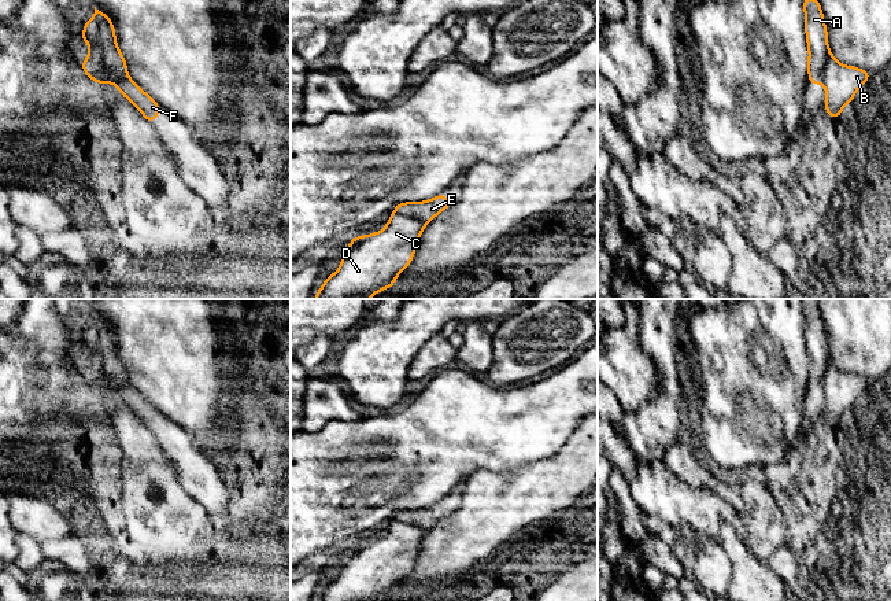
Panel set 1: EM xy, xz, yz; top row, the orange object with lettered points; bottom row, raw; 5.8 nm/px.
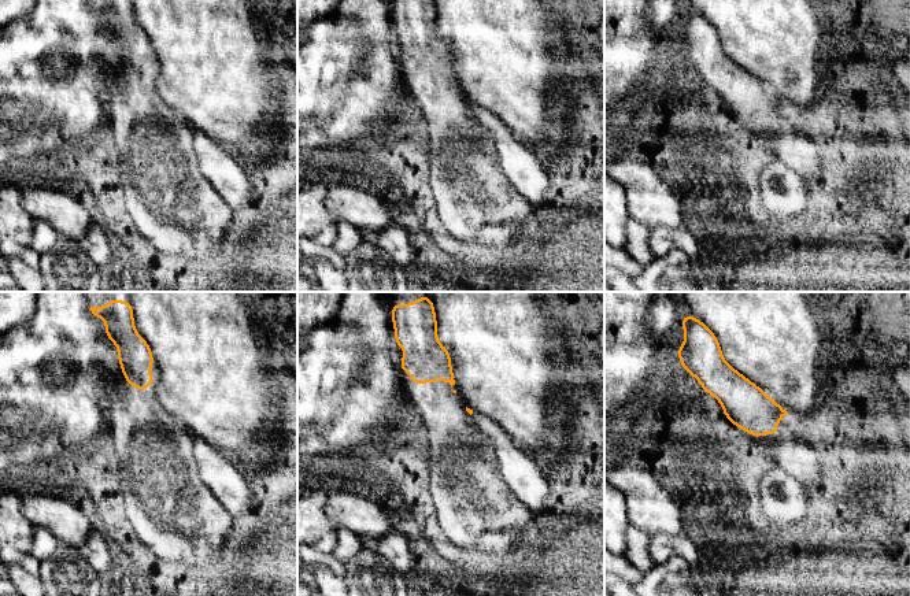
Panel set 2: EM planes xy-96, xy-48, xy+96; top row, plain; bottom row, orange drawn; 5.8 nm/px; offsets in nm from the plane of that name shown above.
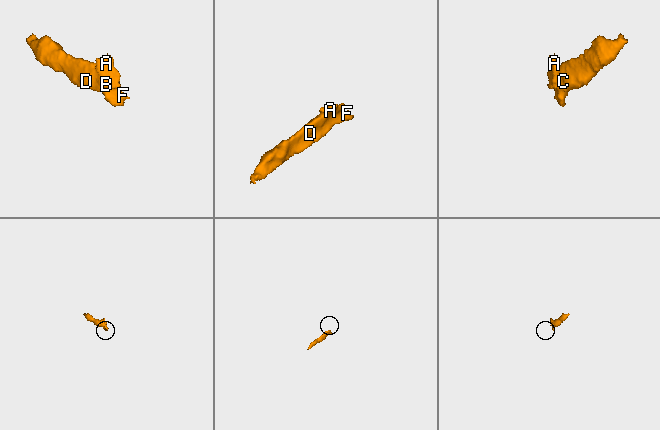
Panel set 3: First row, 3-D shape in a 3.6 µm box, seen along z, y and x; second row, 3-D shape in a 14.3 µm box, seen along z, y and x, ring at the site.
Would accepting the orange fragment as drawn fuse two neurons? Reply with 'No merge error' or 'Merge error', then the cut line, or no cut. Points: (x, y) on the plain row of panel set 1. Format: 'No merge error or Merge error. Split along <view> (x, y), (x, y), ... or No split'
Merge error. Split along xy (89, 353), (98, 353), (103, 372), (114, 384), (128, 386)

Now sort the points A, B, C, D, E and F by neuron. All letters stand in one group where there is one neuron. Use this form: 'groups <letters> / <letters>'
groups A E / B C D F

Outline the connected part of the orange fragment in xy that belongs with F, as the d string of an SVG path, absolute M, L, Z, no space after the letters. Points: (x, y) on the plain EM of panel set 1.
M97 351L89 354L89 361L81 370L84 380L95 390L111 390L114 391L121 402L126 405L152 432L154 427L160 420L160 413L145 401L132 386L114 386L104 373L101 358Z

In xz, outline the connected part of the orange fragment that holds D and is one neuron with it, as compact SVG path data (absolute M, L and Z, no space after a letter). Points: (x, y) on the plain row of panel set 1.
M392 520L382 538L352 545L340 575L325 585L324 593L315 601L377 601L392 596L398 583L411 571L426 532L428 530L418 526Z

